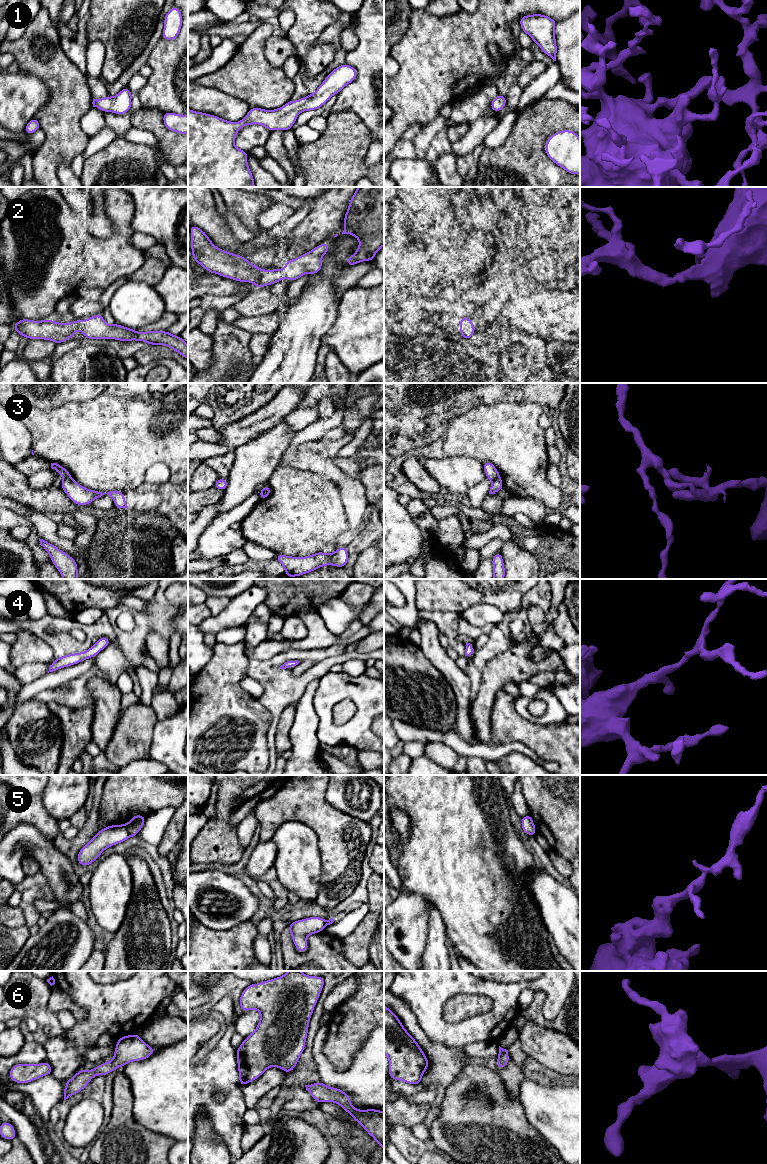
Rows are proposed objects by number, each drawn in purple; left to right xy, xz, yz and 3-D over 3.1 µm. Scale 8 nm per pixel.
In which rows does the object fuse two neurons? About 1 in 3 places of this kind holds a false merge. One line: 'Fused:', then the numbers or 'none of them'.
Fused: 3, 5

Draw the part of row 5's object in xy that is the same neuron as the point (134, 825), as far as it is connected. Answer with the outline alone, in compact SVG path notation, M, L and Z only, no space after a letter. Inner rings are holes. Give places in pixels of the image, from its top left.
M137 814L134 815L133 818L128 821L127 829L131 837L135 837L142 829L146 818L146 816Z

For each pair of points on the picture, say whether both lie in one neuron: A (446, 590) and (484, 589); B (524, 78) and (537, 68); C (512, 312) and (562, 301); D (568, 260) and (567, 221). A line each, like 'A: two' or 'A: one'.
A: one
B: one
C: one
D: two

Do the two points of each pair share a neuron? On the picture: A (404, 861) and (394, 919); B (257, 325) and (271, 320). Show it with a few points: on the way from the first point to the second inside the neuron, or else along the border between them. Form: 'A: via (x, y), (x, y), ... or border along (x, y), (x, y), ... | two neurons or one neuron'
A: border along (404, 892), (420, 893), (427, 899) | two neurons
B: via (260, 325), (268, 323) | one neuron

